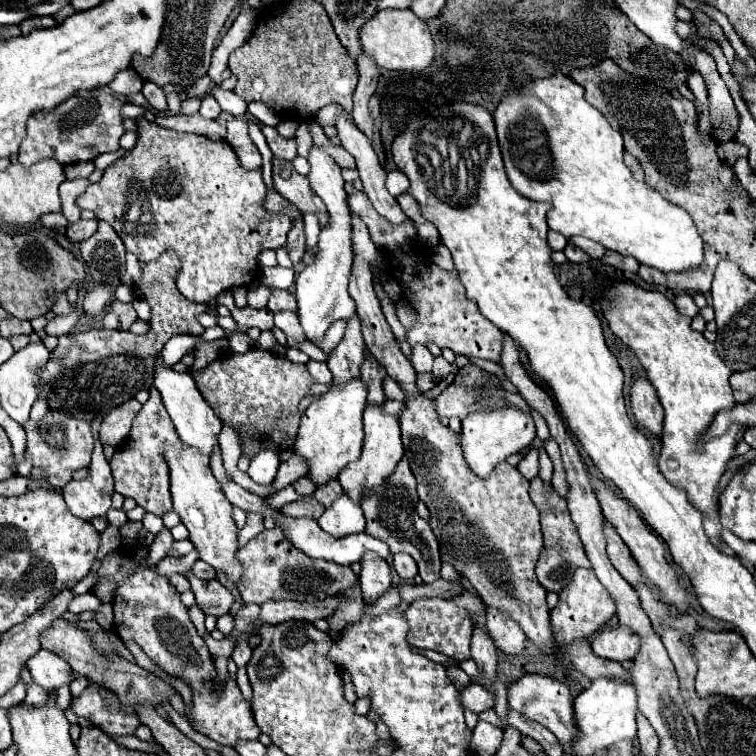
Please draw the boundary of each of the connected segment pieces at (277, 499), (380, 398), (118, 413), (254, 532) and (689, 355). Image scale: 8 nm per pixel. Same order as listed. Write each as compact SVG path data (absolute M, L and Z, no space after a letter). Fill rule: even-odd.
M292 485L284 488L281 491L276 492L276 494L266 499L266 503L270 505L270 507L277 507L278 510L281 509L282 505L290 503L294 500L306 499L307 496L302 496L296 493L295 489Z
M374 359L364 361L362 365L362 377L364 385L368 387L368 403L384 403L384 391L382 391L382 373L380 373L380 365Z
M130 399L128 403L122 403L120 407L112 409L102 419L102 425L100 425L100 431L98 431L98 439L102 443L106 443L106 445L120 447L124 443L124 439L128 437L132 421L134 421L136 413L140 411L140 407L142 405L136 399Z
M248 513L247 514L247 522L244 528L239 530L238 533L238 545L239 547L243 547L256 537L258 534L260 534L264 530L264 524L263 524L264 518L262 515L258 513Z
M612 283L606 289L590 289L590 295L600 301L610 331L638 357L646 371L646 379L654 385L664 407L664 437L658 459L662 475L672 485L686 491L688 501L704 515L706 535L716 547L720 547L722 525L718 521L716 483L734 455L740 427L732 425L722 437L706 441L700 445L702 451L698 451L696 443L720 409L736 405L728 385L732 371L718 357L714 343L694 331L690 327L690 317L680 315L676 305L662 293L646 291L632 283Z

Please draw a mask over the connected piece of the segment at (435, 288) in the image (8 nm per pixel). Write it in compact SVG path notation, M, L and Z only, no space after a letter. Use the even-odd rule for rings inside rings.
M356 191L352 197L348 197L348 205L350 205L350 211L366 223L374 245L386 253L388 265L390 265L390 269L394 269L392 275L398 279L400 285L408 287L416 297L418 321L412 329L408 329L410 347L414 347L416 343L422 343L422 345L436 343L440 349L450 347L454 353L472 355L478 359L490 359L490 361L498 363L504 333L496 325L492 325L488 319L484 319L480 315L476 303L472 303L466 297L464 285L460 283L456 271L444 271L428 259L426 249L416 243L414 223L412 221L402 223L402 225L388 223L388 219L380 217L374 211L370 199L362 191ZM402 247L416 247L420 253L418 253L418 257L412 257L412 255L406 255L402 251Z

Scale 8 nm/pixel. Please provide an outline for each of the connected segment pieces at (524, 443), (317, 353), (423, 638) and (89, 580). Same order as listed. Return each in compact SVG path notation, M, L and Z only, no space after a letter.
M508 405L508 407L496 407L492 411L480 411L474 415L468 415L462 421L462 433L460 433L460 445L464 451L464 461L468 463L470 471L476 477L488 477L498 463L506 461L506 457L520 453L526 449L536 437L534 421L528 413L522 413L518 407Z
M305 340L303 343L300 343L299 349L301 351L304 351L310 357L310 359L320 361L320 362L327 361L326 355L324 355L324 353L322 353L322 351L318 349L316 345L314 345L308 340Z
M462 591L454 599L418 599L408 605L404 611L404 619L408 621L408 643L420 649L438 651L450 659L466 661L470 659L470 637L474 631L474 617L482 611L484 603L478 595L470 591Z
M88 573L88 575L86 575L82 581L78 581L78 583L76 583L76 585L74 585L70 591L72 591L74 595L80 595L80 593L88 593L88 591L94 587L94 585L92 585L94 581L96 581L96 573Z

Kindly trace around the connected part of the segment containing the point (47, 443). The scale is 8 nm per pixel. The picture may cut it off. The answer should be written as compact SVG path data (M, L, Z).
M48 411L42 421L38 423L28 421L24 429L28 435L28 453L32 457L32 463L34 467L40 467L46 473L50 485L62 489L66 483L70 483L70 477L74 471L90 465L94 435L90 425L84 423L82 419L74 419L60 411Z

